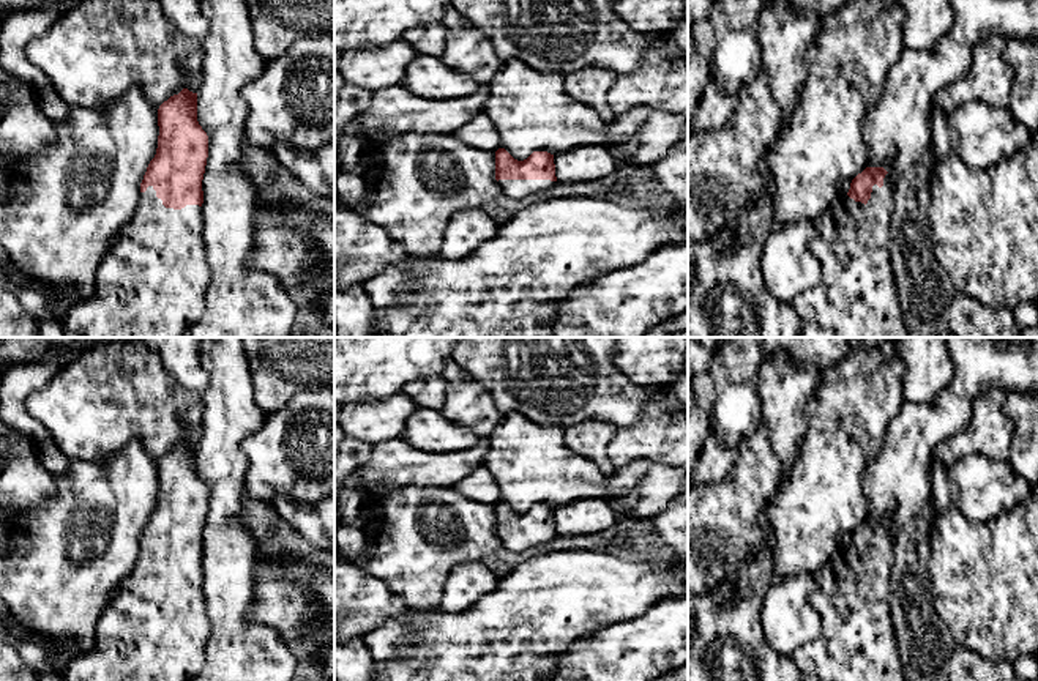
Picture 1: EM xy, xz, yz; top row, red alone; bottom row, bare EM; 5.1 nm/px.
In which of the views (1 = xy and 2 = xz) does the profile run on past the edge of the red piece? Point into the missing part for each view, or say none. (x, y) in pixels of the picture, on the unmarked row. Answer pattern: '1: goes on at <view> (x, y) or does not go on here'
1: goes on at xy (155, 628)
2: goes on at xz (516, 543)

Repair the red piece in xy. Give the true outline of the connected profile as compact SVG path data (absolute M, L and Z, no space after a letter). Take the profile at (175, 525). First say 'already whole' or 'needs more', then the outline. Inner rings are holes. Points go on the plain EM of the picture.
needs more; M183 441L164 454L158 462L158 479L158 501L140 536L139 560L96 624L98 648L87 657L76 657L62 673L62 681L189 681L202 670L211 624L200 568L208 489L197 474L197 446Z

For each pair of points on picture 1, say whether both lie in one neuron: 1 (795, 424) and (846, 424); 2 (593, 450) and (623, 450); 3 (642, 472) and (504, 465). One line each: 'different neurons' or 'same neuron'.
1: different neurons
2: different neurons
3: same neuron

